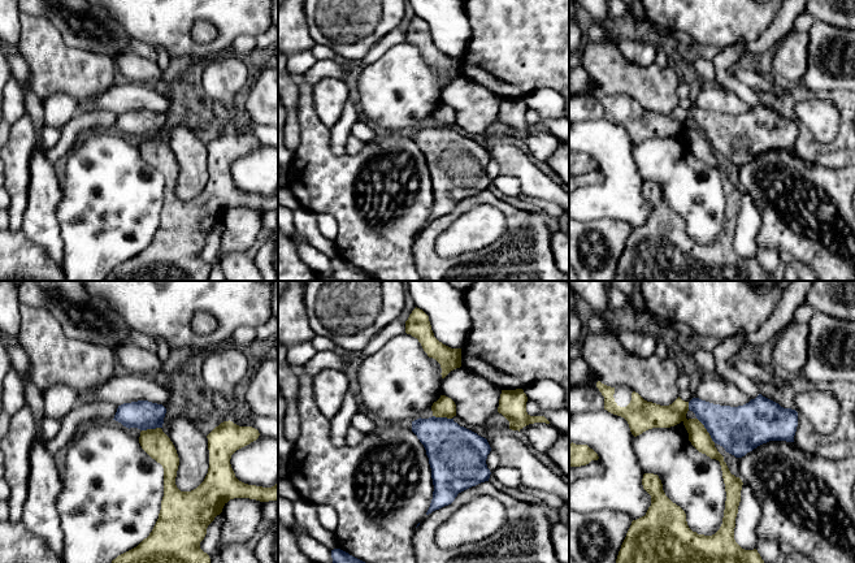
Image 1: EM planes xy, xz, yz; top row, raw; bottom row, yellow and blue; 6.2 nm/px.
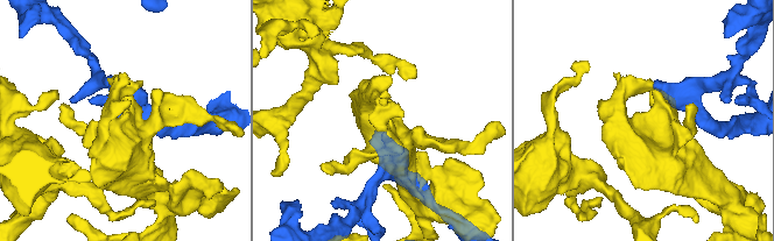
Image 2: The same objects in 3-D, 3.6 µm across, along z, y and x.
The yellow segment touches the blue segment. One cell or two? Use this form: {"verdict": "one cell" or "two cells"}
{"verdict": "one cell"}

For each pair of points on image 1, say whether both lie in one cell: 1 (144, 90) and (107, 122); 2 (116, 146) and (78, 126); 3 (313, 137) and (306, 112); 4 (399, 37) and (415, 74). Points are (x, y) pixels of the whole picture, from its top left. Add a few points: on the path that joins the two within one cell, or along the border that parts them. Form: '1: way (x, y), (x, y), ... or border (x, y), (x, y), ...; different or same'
1: border (86, 113), (113, 111), (117, 115); different
2: border (112, 128), (90, 130), (66, 154); different
3: way (312, 130), (308, 118); same
4: border (404, 40), (391, 46), (377, 60); different

